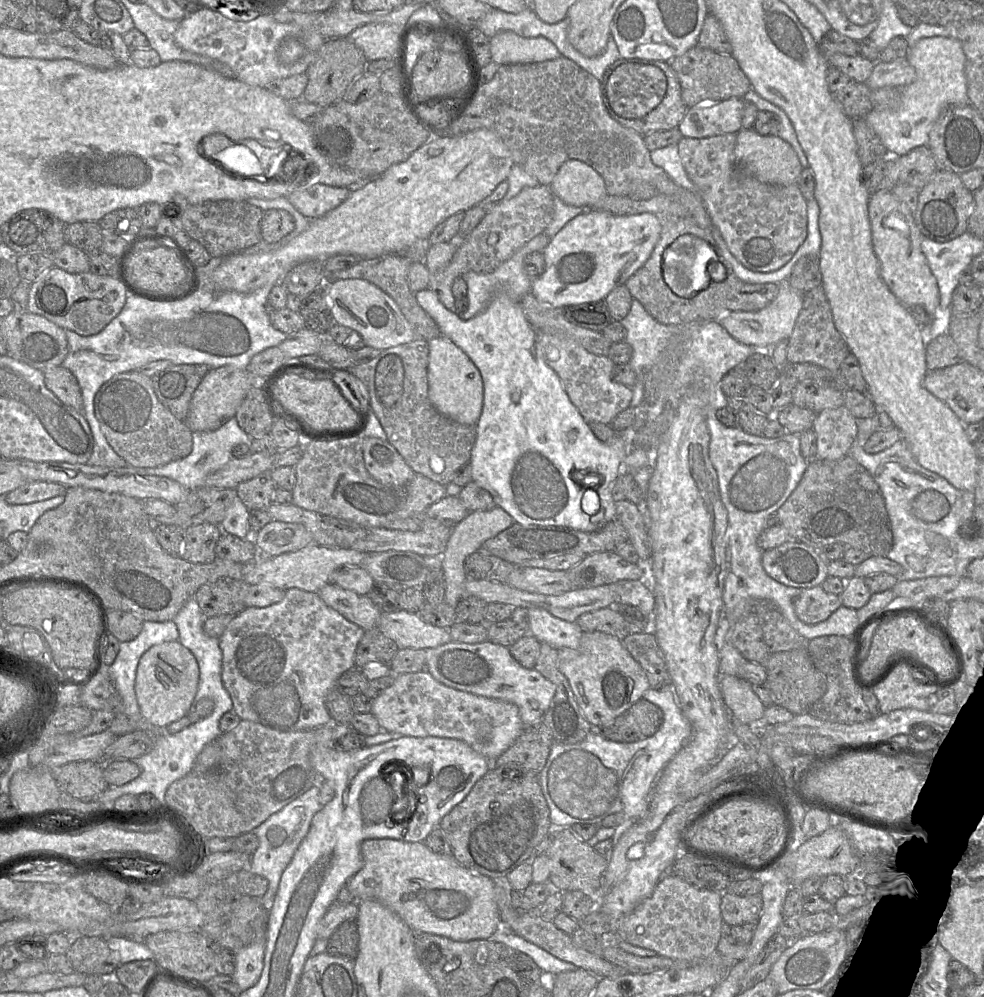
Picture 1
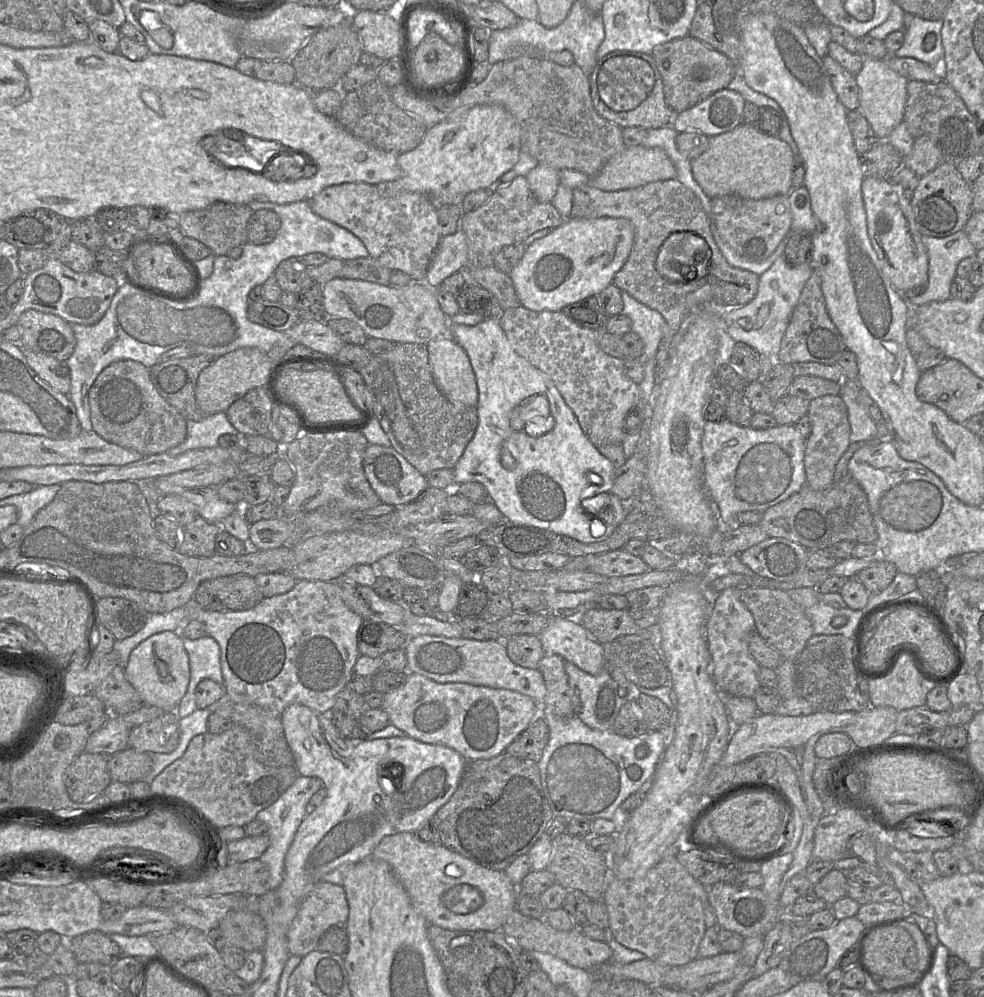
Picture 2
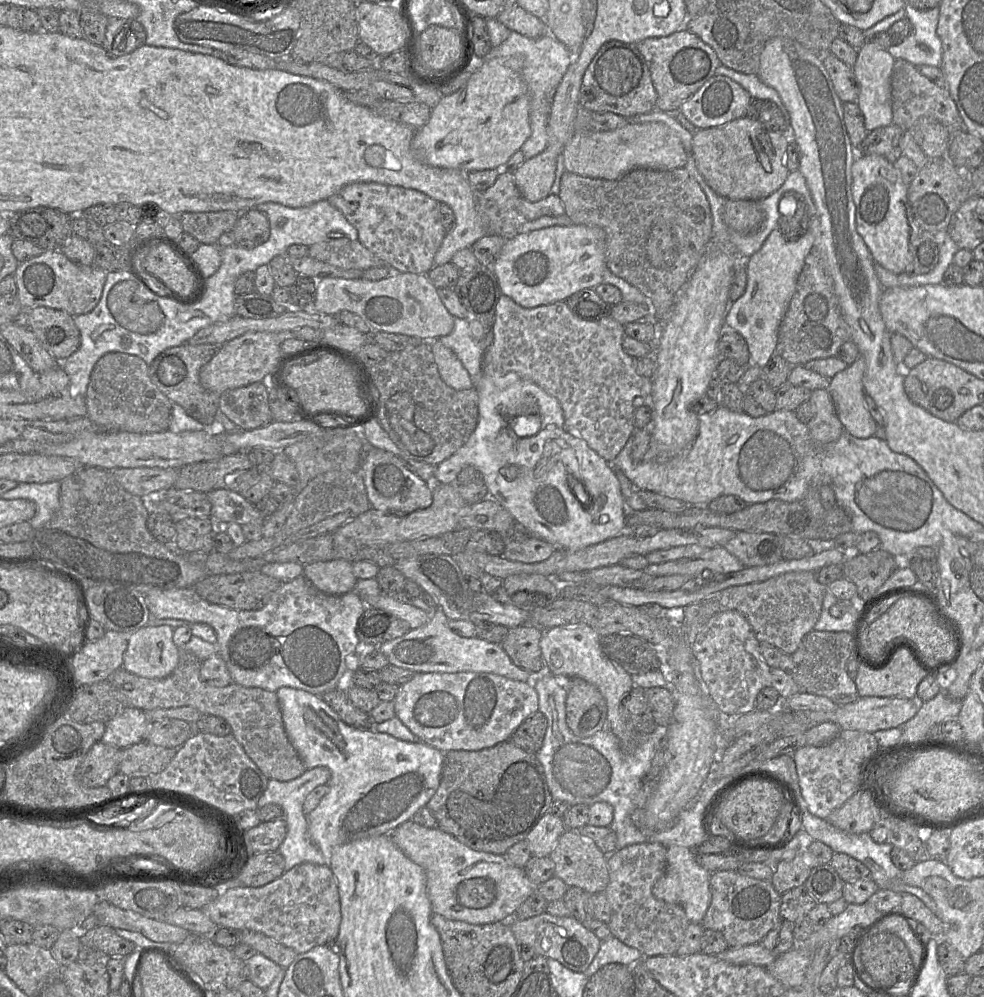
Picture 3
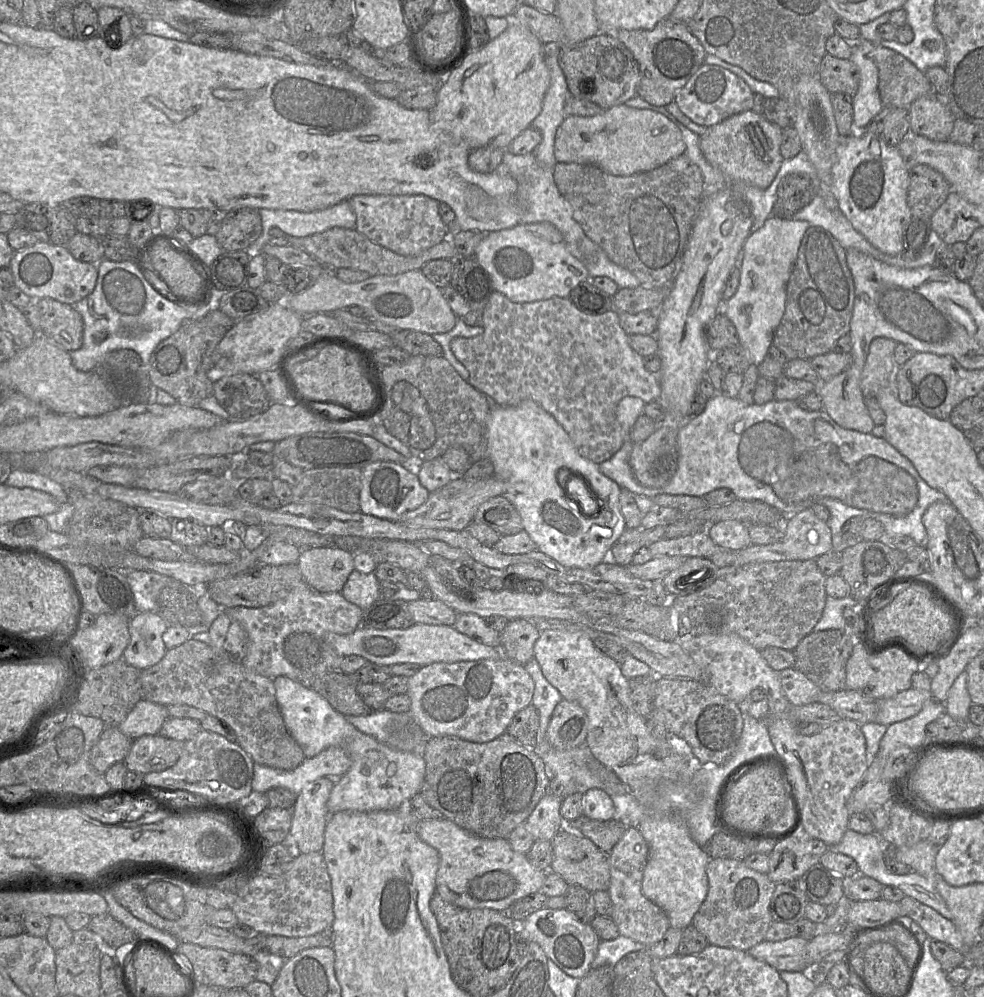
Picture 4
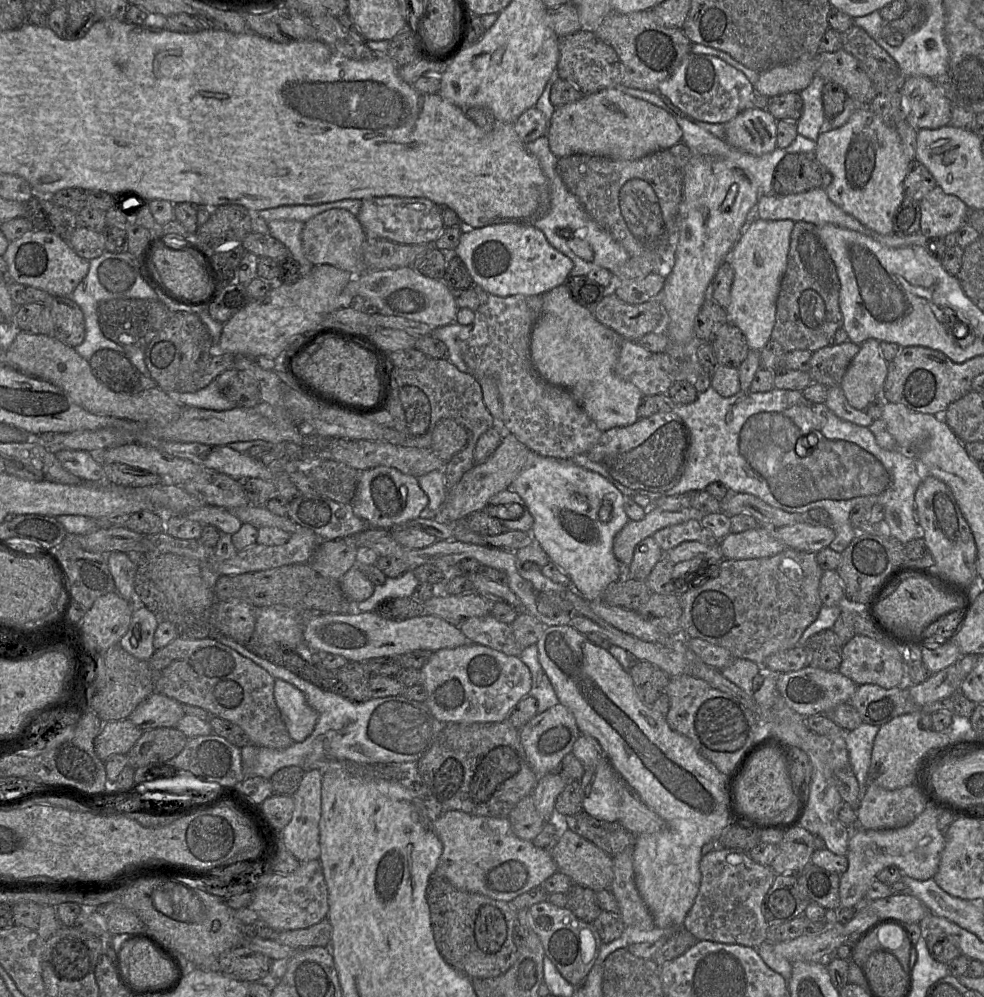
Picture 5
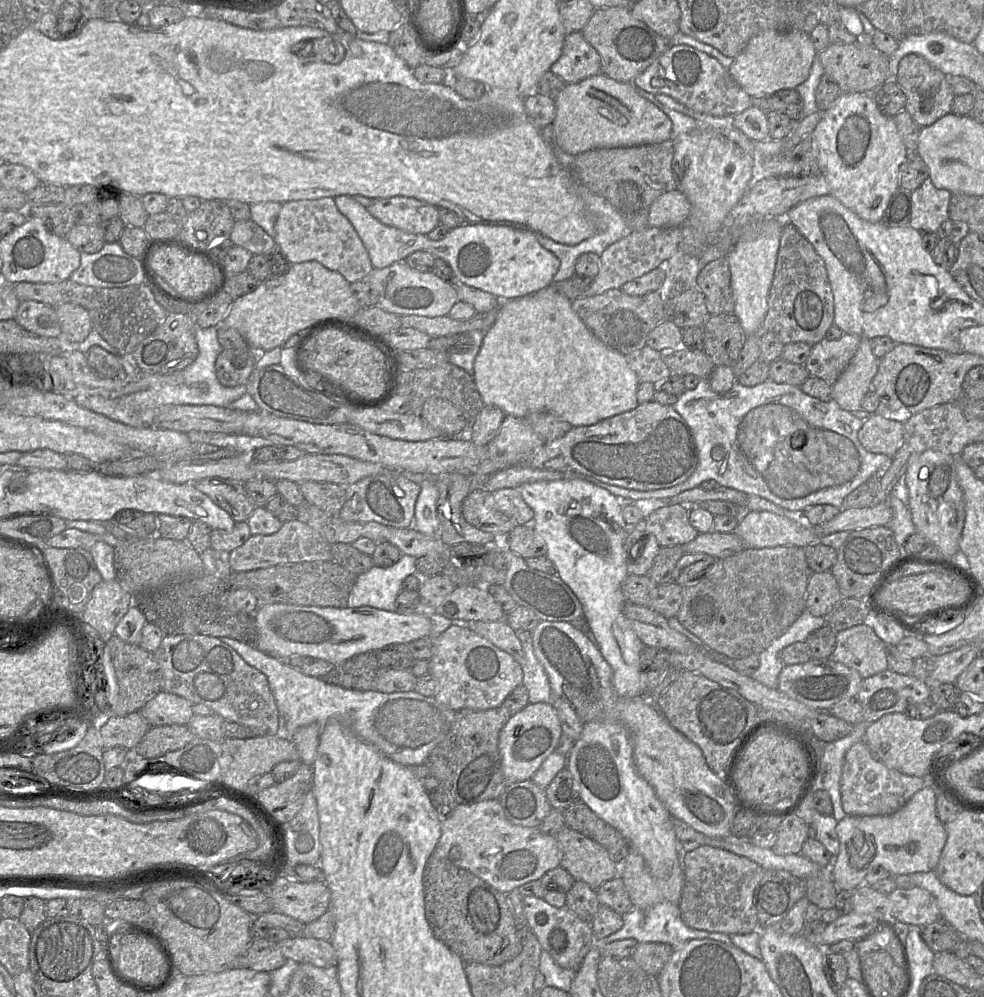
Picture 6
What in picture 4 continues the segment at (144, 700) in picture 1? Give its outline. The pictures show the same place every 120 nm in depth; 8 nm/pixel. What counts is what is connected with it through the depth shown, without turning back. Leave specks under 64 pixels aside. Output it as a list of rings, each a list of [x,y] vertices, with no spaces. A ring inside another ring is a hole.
[[[138,612],[130,619],[130,639],[122,659],[139,670],[157,664],[167,651],[162,636],[168,626],[156,612]]]

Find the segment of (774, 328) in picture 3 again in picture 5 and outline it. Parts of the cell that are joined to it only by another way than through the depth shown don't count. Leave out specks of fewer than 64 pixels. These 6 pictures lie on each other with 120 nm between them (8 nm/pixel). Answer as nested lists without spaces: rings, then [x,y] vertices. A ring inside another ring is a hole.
[[[758,219],[747,224],[727,262],[734,270],[728,320],[741,330],[750,350],[761,351],[771,339],[782,278],[787,268],[790,236],[794,221]]]

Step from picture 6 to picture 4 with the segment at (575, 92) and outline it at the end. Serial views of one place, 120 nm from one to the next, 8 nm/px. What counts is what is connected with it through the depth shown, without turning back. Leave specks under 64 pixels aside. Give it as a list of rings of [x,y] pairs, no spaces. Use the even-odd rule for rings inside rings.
[[[627,104],[604,109],[602,113],[590,117],[566,116],[557,130],[554,145],[557,162],[595,165],[616,176],[653,170],[685,151],[680,130],[665,115]]]

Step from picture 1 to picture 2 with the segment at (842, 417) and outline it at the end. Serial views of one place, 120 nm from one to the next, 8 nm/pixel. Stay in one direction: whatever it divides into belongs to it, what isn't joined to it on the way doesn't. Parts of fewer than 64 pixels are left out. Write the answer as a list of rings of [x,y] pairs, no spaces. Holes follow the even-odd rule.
[[[826,395],[810,401],[808,416],[812,431],[806,440],[804,456],[806,484],[823,490],[833,483],[836,465],[851,443],[848,409],[840,395]]]

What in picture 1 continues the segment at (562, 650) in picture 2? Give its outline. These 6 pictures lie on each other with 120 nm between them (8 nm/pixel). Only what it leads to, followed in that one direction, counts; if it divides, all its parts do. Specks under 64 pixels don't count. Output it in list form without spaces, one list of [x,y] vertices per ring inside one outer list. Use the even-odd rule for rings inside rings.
[[[528,608],[529,633],[555,649],[577,649],[583,634],[576,622],[562,620],[543,608]]]

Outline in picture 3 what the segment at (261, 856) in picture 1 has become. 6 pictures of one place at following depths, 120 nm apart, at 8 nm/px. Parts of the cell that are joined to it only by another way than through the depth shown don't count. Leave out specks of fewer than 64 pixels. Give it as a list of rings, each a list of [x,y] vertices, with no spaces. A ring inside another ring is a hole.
[[[319,766],[307,769],[300,777],[290,781],[269,779],[264,794],[258,801],[258,808],[268,804],[276,804],[282,808],[282,818],[286,821],[287,832],[278,852],[285,861],[284,872],[302,863],[312,863],[329,866],[329,858],[324,858],[320,849],[312,842],[308,833],[307,816],[303,812],[303,803],[307,795],[317,786],[328,784],[331,772],[327,767]]]

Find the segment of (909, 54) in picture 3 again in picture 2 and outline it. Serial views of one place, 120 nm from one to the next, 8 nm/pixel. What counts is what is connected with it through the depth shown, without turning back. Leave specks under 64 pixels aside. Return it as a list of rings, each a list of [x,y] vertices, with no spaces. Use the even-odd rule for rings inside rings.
[[[914,16],[905,29],[903,45],[895,52],[897,57],[910,57],[931,66],[943,60],[944,49],[941,40],[943,19],[926,20]]]

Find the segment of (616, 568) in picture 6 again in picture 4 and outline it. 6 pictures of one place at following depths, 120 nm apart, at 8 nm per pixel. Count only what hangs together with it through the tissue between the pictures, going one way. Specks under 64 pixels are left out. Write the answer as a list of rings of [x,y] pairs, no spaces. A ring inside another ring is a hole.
[[[525,400],[516,406],[493,408],[486,428],[486,457],[493,464],[494,476],[504,482],[504,496],[517,509],[523,530],[530,535],[537,549],[564,566],[582,569],[594,567],[609,558],[611,548],[627,528],[620,510],[621,488],[601,472],[599,464],[578,453],[567,432],[549,412],[533,400]],[[558,474],[564,475],[564,481],[579,476],[597,501],[597,513],[587,511],[581,501],[568,497],[564,485],[561,487],[558,483]]]

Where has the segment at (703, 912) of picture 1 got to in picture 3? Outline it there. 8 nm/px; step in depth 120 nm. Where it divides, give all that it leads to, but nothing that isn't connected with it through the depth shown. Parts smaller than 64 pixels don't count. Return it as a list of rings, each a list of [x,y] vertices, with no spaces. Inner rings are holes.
[[[658,842],[628,845],[607,856],[609,882],[605,893],[611,918],[609,929],[614,938],[639,950],[644,957],[675,955],[690,924],[680,905],[657,899],[652,888],[667,865],[667,847]]]

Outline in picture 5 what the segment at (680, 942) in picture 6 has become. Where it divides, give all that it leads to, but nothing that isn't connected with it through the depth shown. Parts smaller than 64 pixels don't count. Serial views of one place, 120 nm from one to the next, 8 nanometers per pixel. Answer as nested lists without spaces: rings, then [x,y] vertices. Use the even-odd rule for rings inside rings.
[[[626,926],[622,935],[609,942],[601,944],[597,963],[603,964],[608,955],[617,949],[627,948],[634,943],[654,942],[663,937],[671,937],[679,929],[662,929],[655,927],[652,930],[644,931],[634,926]]]

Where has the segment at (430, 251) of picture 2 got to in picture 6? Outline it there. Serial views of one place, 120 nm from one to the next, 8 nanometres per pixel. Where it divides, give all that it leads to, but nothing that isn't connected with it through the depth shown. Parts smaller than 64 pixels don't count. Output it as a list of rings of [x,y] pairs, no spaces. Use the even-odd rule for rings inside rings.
[[[412,197],[372,199],[366,209],[383,224],[413,234],[427,235],[440,223],[437,207]]]

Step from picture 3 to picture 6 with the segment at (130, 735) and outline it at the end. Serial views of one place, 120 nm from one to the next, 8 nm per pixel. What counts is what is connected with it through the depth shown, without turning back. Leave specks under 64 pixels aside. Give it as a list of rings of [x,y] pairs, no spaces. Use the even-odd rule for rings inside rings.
[[[160,691],[140,710],[150,727],[163,725],[188,725],[194,716],[194,703],[184,697],[166,691]]]

